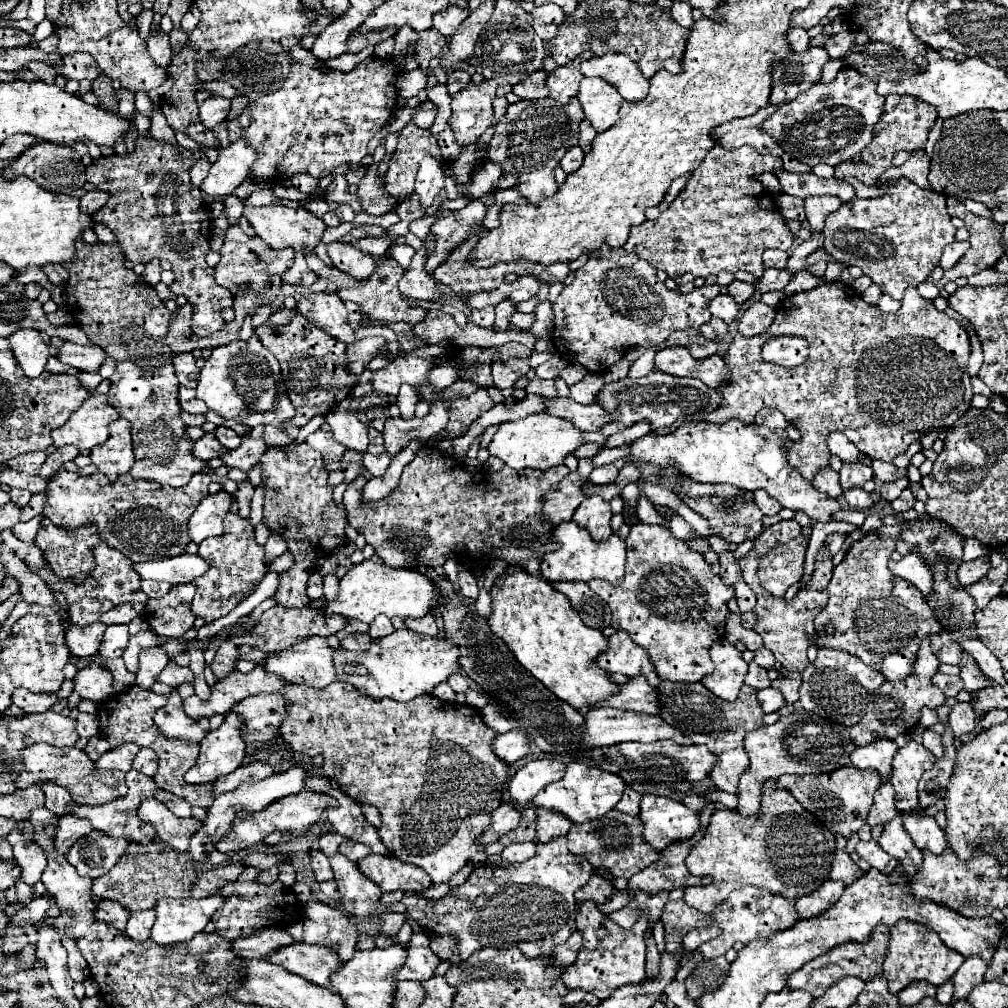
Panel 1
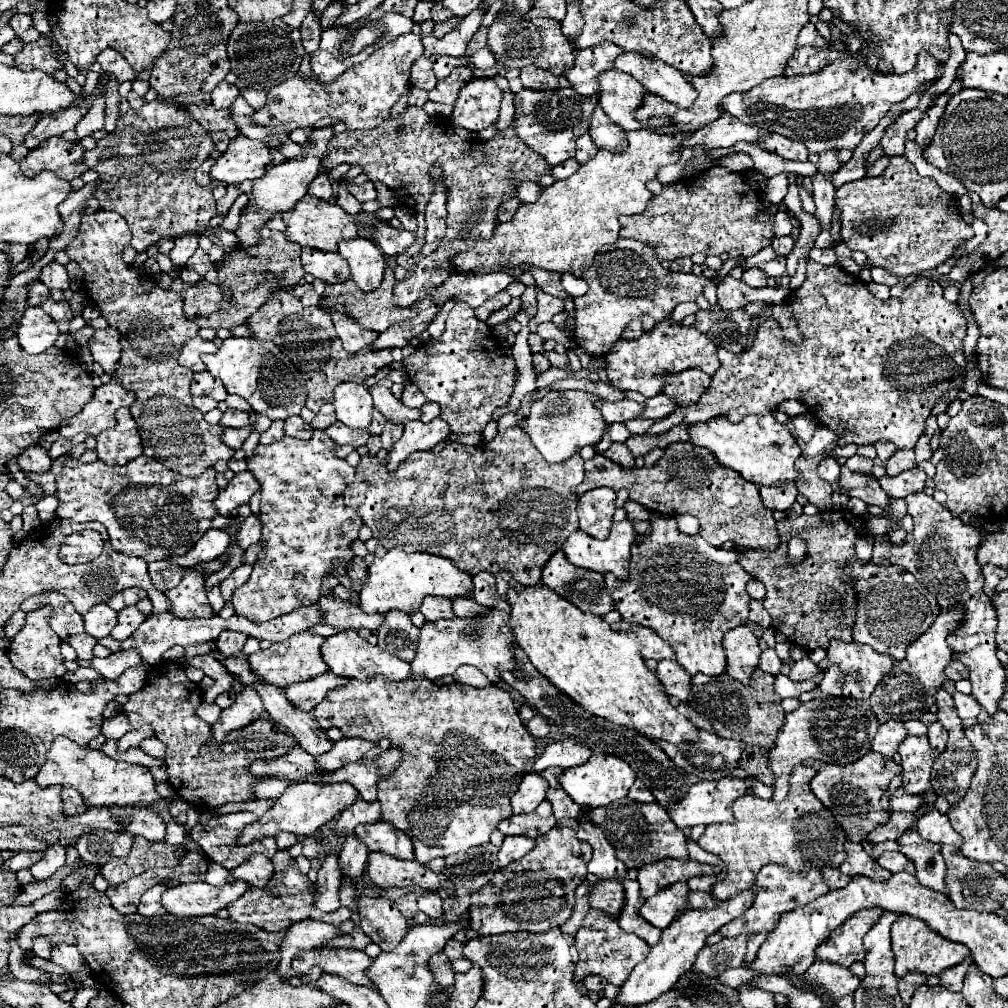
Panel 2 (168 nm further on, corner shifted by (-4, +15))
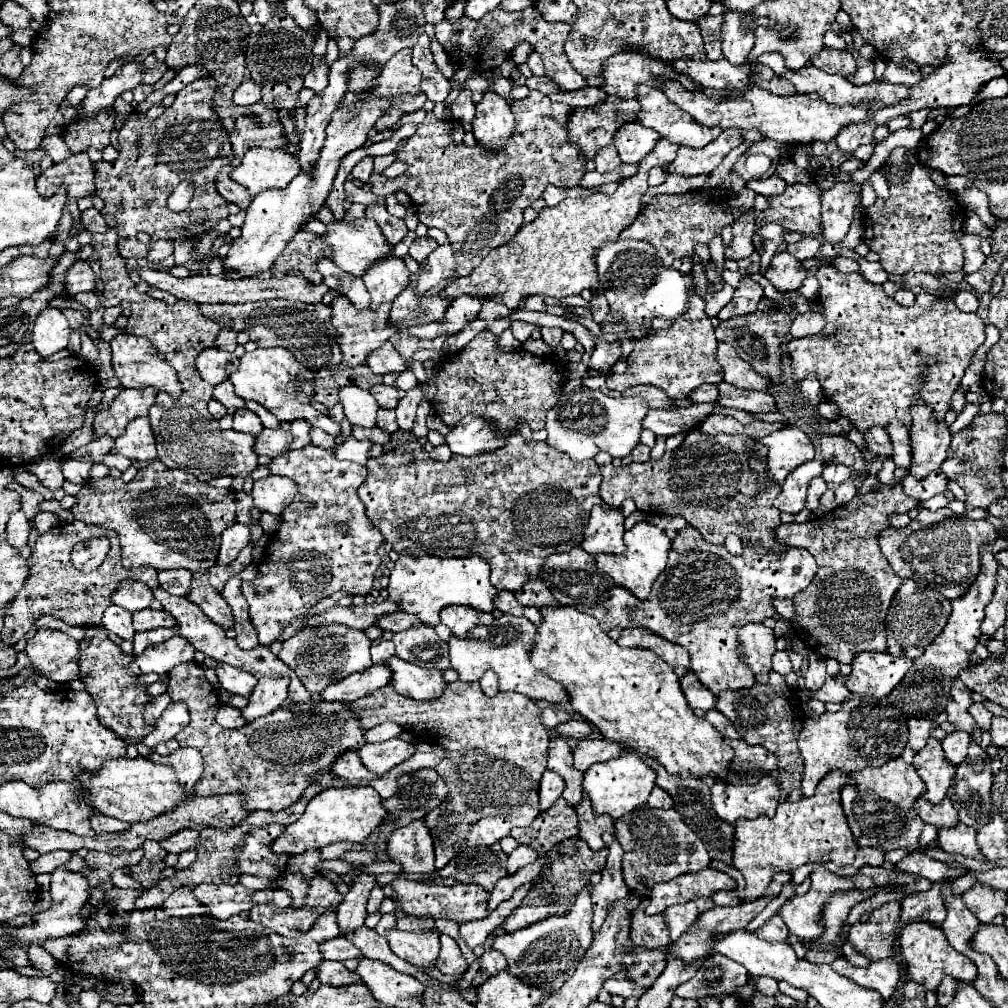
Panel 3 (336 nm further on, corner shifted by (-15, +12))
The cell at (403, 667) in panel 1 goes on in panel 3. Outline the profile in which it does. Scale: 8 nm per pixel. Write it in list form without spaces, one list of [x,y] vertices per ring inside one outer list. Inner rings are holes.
[[[502,615],[500,619],[496,619],[492,627],[478,627],[476,631],[470,631],[470,635],[474,637],[452,637],[448,643],[452,669],[460,673],[462,681],[478,681],[484,675],[484,671],[492,669],[500,677],[500,691],[516,691],[532,701],[546,701],[550,705],[564,705],[570,701],[570,695],[560,683],[548,679],[548,675],[542,675],[542,671],[536,671],[530,663],[536,625],[530,623],[526,617]]]

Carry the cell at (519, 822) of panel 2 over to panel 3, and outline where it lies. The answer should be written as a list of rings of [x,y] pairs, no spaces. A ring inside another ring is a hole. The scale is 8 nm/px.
[[[562,797],[546,811],[542,811],[528,827],[510,833],[520,845],[532,847],[538,855],[546,855],[554,845],[564,839],[576,837],[576,811]]]

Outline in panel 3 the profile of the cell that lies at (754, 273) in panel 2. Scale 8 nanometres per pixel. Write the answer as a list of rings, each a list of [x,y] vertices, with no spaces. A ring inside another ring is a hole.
[[[776,253],[764,273],[764,277],[778,289],[778,291],[796,291],[802,281],[806,279],[806,269],[802,261],[790,253]]]

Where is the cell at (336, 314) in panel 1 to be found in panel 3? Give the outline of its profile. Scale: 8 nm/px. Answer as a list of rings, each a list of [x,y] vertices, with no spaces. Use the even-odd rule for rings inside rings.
[[[388,340],[384,342],[384,347],[380,351],[372,351],[372,355],[368,355],[368,367],[378,375],[402,373],[406,371],[406,359],[400,357],[400,353]]]

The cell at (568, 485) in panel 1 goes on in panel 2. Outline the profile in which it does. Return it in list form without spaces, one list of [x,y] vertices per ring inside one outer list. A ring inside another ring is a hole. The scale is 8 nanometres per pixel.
[[[689,442],[669,444],[663,458],[655,466],[643,466],[639,470],[625,470],[605,456],[595,454],[585,462],[585,480],[577,488],[577,496],[583,496],[587,490],[599,486],[613,488],[615,492],[619,488],[627,488],[629,500],[635,500],[647,510],[663,516],[695,516],[699,520],[699,536],[711,546],[721,546],[723,542],[731,540],[741,548],[773,550],[779,544],[775,520],[771,510],[761,502],[759,486],[729,468],[721,468],[713,456],[709,456],[709,452],[693,452]]]

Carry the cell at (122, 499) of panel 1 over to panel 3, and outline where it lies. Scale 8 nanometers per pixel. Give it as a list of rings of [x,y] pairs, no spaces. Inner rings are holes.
[[[156,459],[152,465],[144,469],[138,469],[138,475],[130,483],[124,483],[122,479],[114,479],[110,475],[104,479],[94,479],[82,487],[76,499],[78,499],[78,505],[72,507],[72,513],[78,521],[88,525],[100,525],[102,529],[112,529],[118,533],[120,547],[122,547],[122,565],[126,569],[152,567],[156,571],[188,569],[192,573],[194,571],[206,573],[210,567],[216,565],[222,531],[232,523],[236,523],[232,489],[224,489],[224,495],[222,495],[220,489],[210,487],[204,481],[198,481],[192,473],[168,469],[160,459]]]

